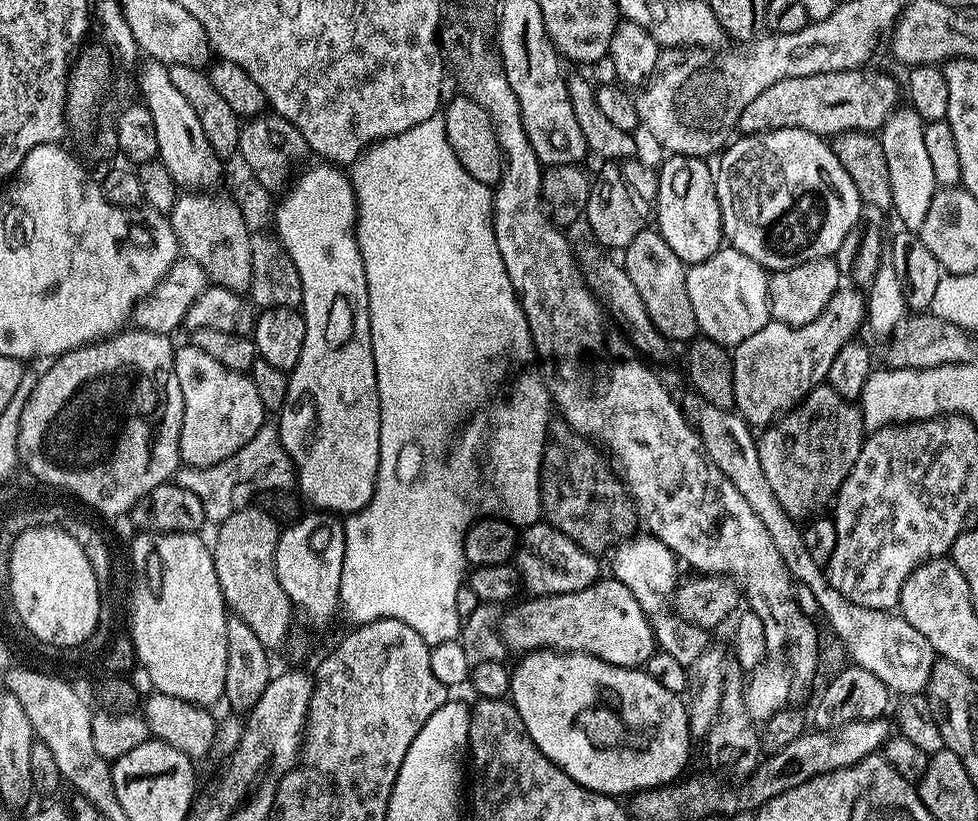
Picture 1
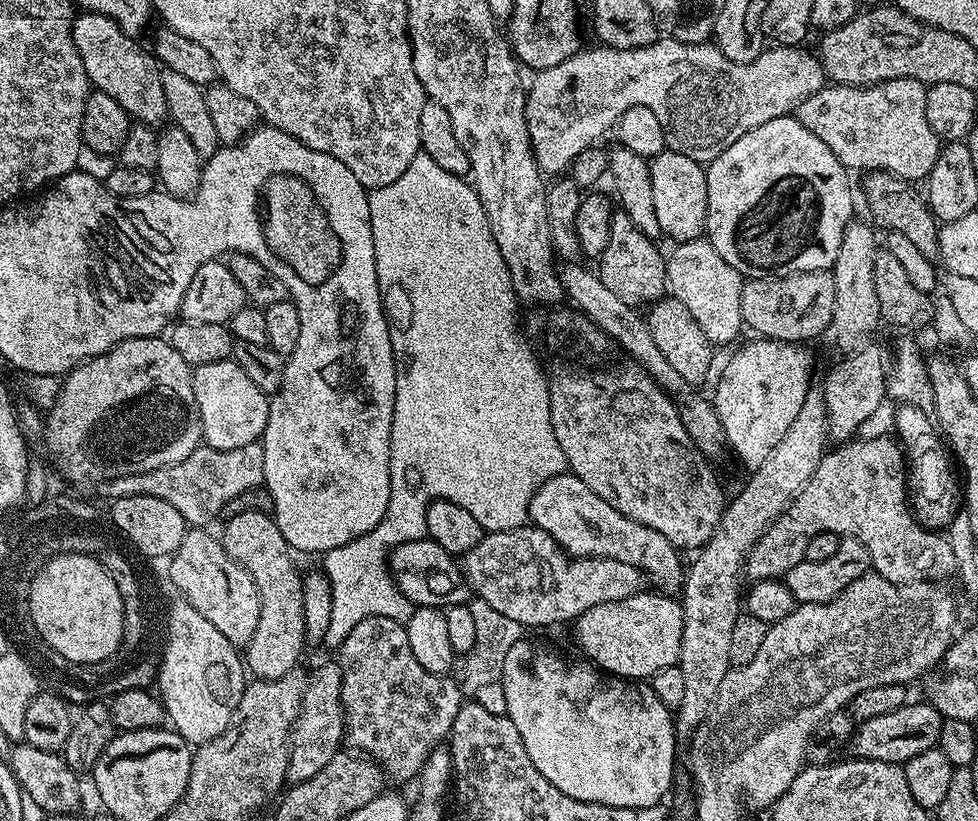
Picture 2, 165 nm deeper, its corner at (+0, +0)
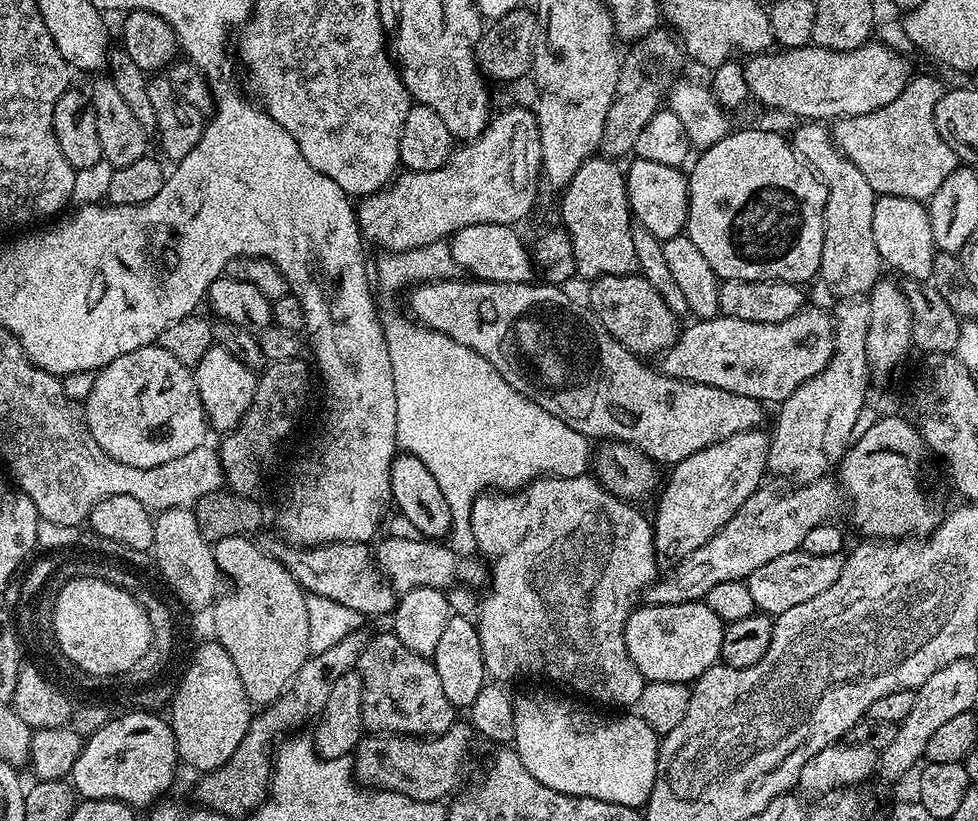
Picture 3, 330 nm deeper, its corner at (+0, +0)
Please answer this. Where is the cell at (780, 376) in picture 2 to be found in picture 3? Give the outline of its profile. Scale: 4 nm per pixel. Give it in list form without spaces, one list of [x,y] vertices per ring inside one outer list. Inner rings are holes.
[[[764,430],[734,434],[674,465],[668,481],[665,484],[663,481],[656,520],[654,516],[652,524],[656,559],[661,565],[678,564],[694,554],[698,546],[710,542],[719,528],[734,518],[742,502],[761,487],[763,480],[760,479],[768,472],[769,439],[769,433]]]

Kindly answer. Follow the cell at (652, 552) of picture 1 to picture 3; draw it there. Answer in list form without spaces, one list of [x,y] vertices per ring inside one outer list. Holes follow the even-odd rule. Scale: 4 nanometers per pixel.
[[[545,474],[533,480],[531,484],[525,484],[519,491],[489,490],[476,497],[472,516],[474,538],[477,540],[479,555],[481,557],[489,556],[492,559],[492,568],[490,564],[492,589],[479,601],[478,619],[475,621],[475,625],[476,629],[480,631],[484,667],[495,681],[509,682],[508,680],[526,676],[544,676],[566,684],[574,691],[608,706],[632,705],[633,707],[639,705],[646,681],[643,674],[634,666],[634,662],[626,650],[624,623],[628,620],[628,615],[631,614],[641,593],[653,580],[657,579],[658,561],[652,537],[652,524],[649,517],[647,520],[636,508],[639,507],[620,499],[613,492],[606,491],[599,480],[588,474],[583,476]]]

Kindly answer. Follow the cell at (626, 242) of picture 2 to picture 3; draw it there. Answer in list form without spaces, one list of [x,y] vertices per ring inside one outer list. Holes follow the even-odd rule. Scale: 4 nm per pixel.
[[[593,155],[592,159],[578,166],[578,174],[562,189],[564,196],[560,200],[560,220],[572,243],[572,253],[576,263],[576,276],[585,276],[588,282],[597,276],[630,276],[637,271],[638,254],[634,254],[634,238],[632,226],[634,217],[628,206],[628,182],[623,167],[619,168],[617,161],[605,158],[603,155]]]

